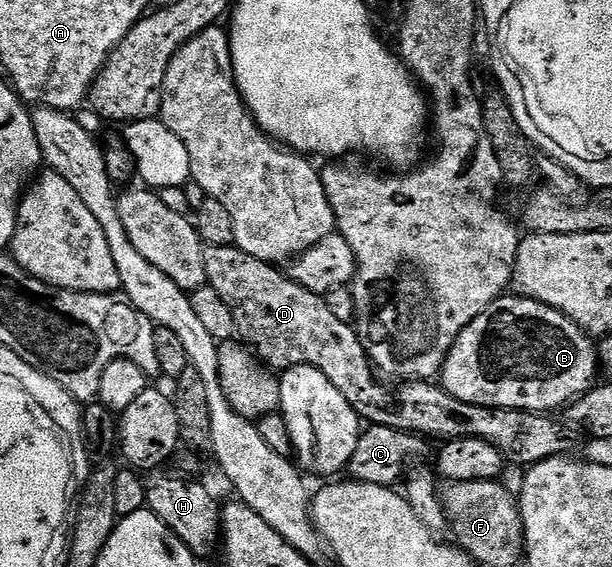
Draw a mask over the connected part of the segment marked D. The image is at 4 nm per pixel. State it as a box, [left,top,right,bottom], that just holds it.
[204,244,581,467]

